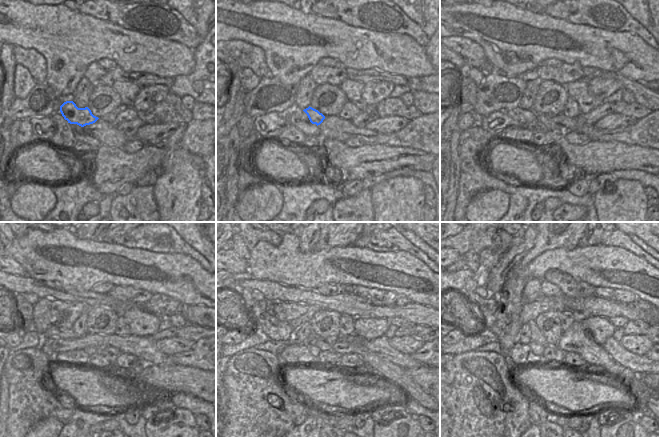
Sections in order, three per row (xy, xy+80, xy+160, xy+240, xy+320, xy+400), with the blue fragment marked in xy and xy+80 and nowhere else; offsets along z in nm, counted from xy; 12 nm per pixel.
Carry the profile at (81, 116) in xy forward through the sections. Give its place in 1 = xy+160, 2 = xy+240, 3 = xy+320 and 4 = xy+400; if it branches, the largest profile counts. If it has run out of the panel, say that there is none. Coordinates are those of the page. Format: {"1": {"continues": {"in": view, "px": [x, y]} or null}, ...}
{"1": {"continues": {"in": "xy+160", "px": [545, 120]}}, "2": {"continues": {"in": "xy+240", "px": [112, 350]}}, "3": {"continues": {"in": "xy+320", "px": [389, 371]}}, "4": {"continues": {"in": "xy+400", "px": [577, 338]}}}

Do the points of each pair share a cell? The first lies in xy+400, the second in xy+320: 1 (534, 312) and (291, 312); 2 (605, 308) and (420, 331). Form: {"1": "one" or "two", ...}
{"1": "one", "2": "two"}

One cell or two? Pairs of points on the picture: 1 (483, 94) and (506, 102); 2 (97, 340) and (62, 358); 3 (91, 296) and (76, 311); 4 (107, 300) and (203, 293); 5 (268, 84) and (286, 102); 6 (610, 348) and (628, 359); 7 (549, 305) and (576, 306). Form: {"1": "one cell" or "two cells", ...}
{"1": "one cell", "2": "two cells", "3": "two cells", "4": "two cells", "5": "one cell", "6": "one cell", "7": "one cell"}

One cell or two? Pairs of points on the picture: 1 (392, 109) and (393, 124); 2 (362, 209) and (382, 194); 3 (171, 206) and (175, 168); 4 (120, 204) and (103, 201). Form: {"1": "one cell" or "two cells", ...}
{"1": "two cells", "2": "two cells", "3": "one cell", "4": "two cells"}

